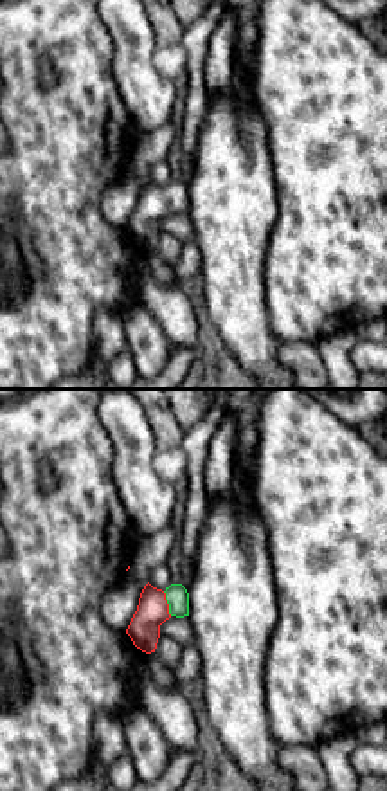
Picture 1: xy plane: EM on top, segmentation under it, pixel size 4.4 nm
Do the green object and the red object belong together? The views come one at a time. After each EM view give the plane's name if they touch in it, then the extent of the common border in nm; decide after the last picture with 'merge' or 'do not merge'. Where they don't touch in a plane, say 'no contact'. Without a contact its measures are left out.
meets green in xy; contact 120 nm long

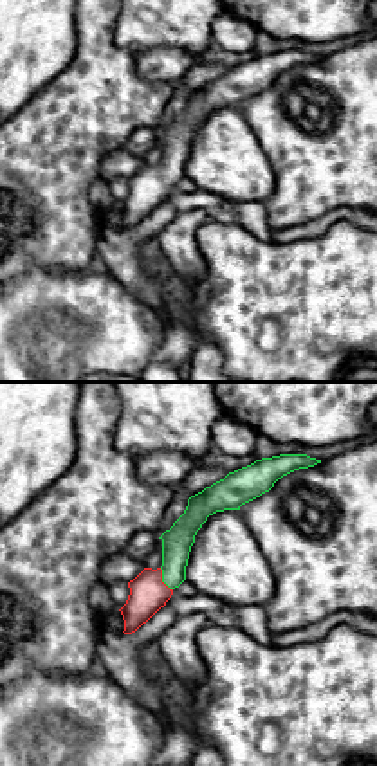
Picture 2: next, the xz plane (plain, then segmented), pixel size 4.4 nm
meets green in xz; contact 120 nm long

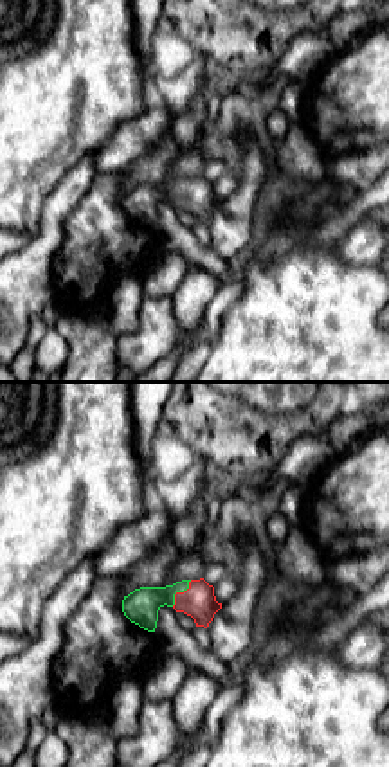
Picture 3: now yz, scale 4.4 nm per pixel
meets green in yz; contact 150 nm long

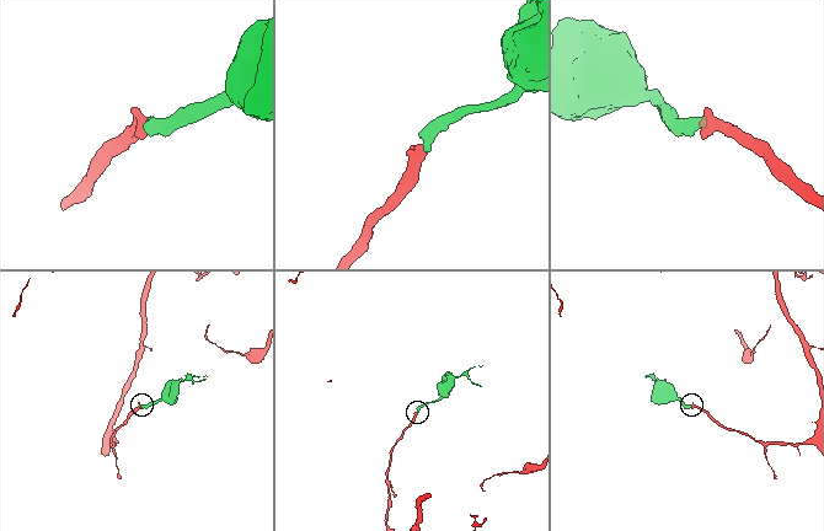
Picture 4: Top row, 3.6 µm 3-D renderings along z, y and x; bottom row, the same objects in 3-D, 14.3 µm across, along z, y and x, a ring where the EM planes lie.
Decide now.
merge

